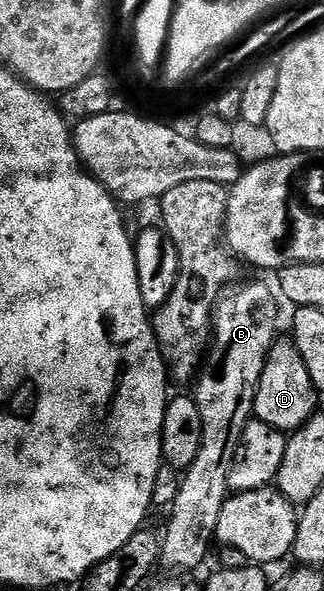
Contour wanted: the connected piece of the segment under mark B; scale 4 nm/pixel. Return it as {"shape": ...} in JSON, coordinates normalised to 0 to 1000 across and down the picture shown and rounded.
{"shape":[[[806,477],[778,482],[728,481],[704,487],[664,511],[664,526],[651,533],[651,574],[633,599],[633,609],[599,646],[596,670],[608,689],[620,695],[620,763],[608,763],[608,777],[562,802],[546,831],[546,844],[522,856],[528,876],[515,882],[515,897],[497,902],[497,956],[500,961],[543,963],[543,971],[577,973],[586,963],[602,963],[639,942],[651,922],[664,915],[670,878],[682,878],[682,858],[694,858],[707,829],[707,790],[725,775],[744,736],[756,729],[765,712],[778,711],[787,695],[787,670],[812,623],[836,585],[855,575],[849,565],[849,541],[861,530],[849,525],[852,497]]]}

